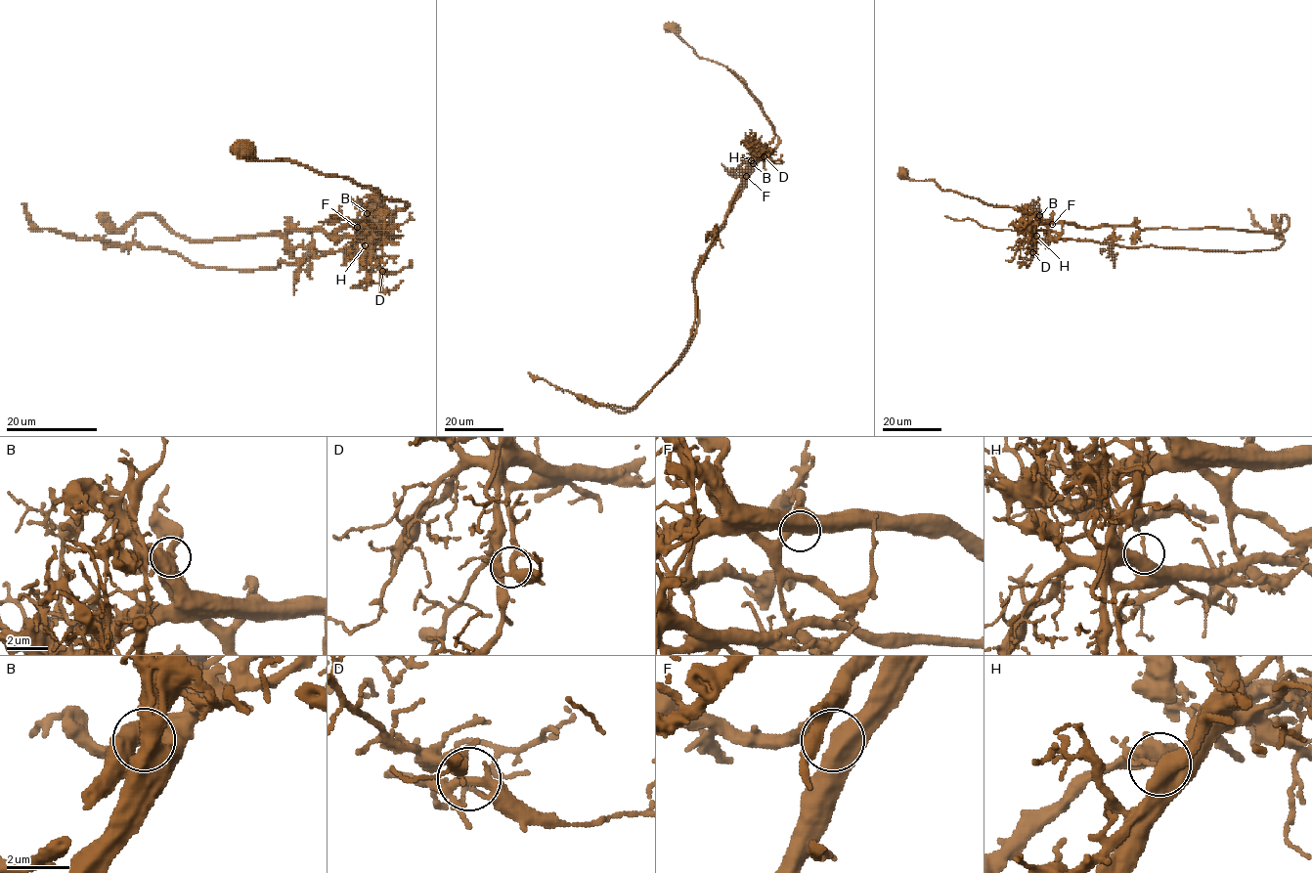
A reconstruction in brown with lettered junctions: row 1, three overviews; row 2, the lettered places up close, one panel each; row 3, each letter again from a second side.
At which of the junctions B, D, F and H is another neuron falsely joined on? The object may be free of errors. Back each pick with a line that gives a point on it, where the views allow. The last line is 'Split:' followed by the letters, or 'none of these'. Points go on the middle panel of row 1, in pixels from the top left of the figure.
H: place (751, 160)
Split: H

